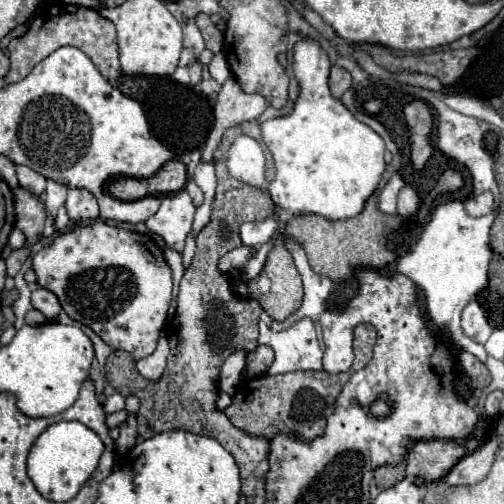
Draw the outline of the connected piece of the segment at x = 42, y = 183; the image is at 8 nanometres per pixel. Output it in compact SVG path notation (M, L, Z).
M16 166L16 174L18 174L18 182L20 182L20 188L40 196L46 188L46 180L44 176L40 176L38 172L32 172L30 168L24 168L24 166Z

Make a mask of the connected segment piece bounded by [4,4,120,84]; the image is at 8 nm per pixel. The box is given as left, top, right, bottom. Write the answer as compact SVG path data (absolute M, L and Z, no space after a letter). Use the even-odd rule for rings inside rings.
M54 4L42 12L42 16L36 16L30 22L28 32L22 38L16 38L10 42L10 72L4 76L6 84L14 84L24 80L32 68L42 62L46 56L50 56L60 46L74 46L84 50L84 54L96 64L98 72L106 80L116 80L120 76L120 62L118 62L118 44L116 44L116 28L110 20L104 20L98 12L82 6L70 6L70 4Z

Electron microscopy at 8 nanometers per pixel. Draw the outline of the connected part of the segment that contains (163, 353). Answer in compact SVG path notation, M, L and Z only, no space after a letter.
M162 330L157 343L156 352L136 362L138 372L140 372L144 378L148 378L148 380L158 380L165 371L169 354L168 334L165 330Z

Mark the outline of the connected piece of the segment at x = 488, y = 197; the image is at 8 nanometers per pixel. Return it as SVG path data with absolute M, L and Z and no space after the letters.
M482 192L478 196L472 196L464 202L464 208L470 216L484 216L494 210L494 198L492 192Z

